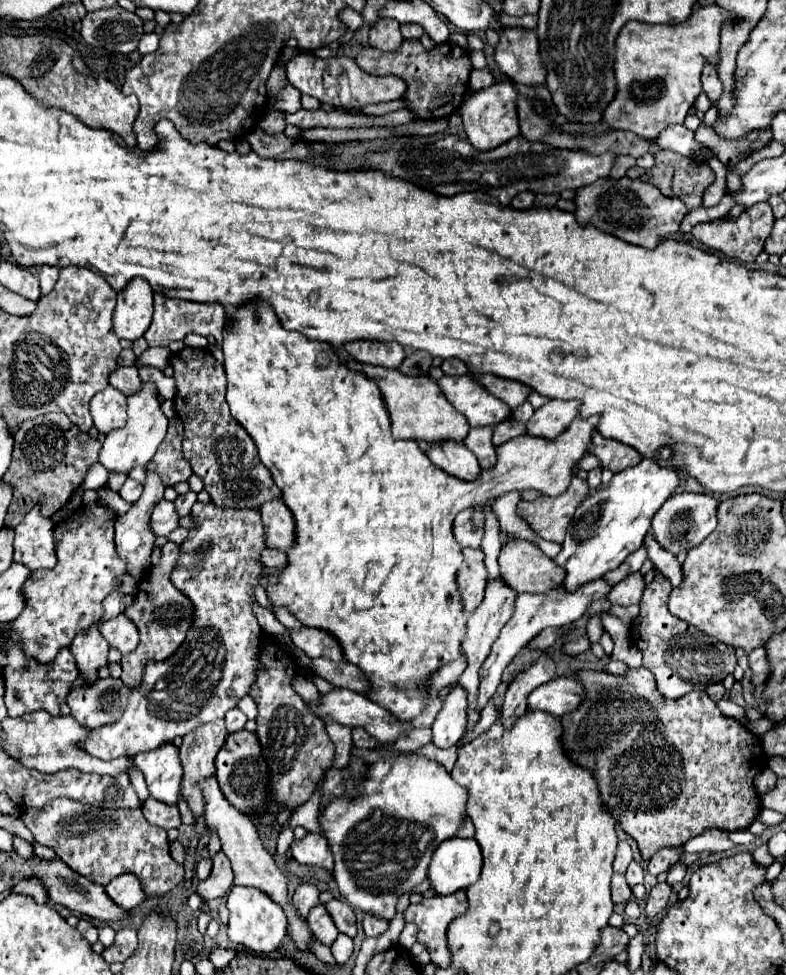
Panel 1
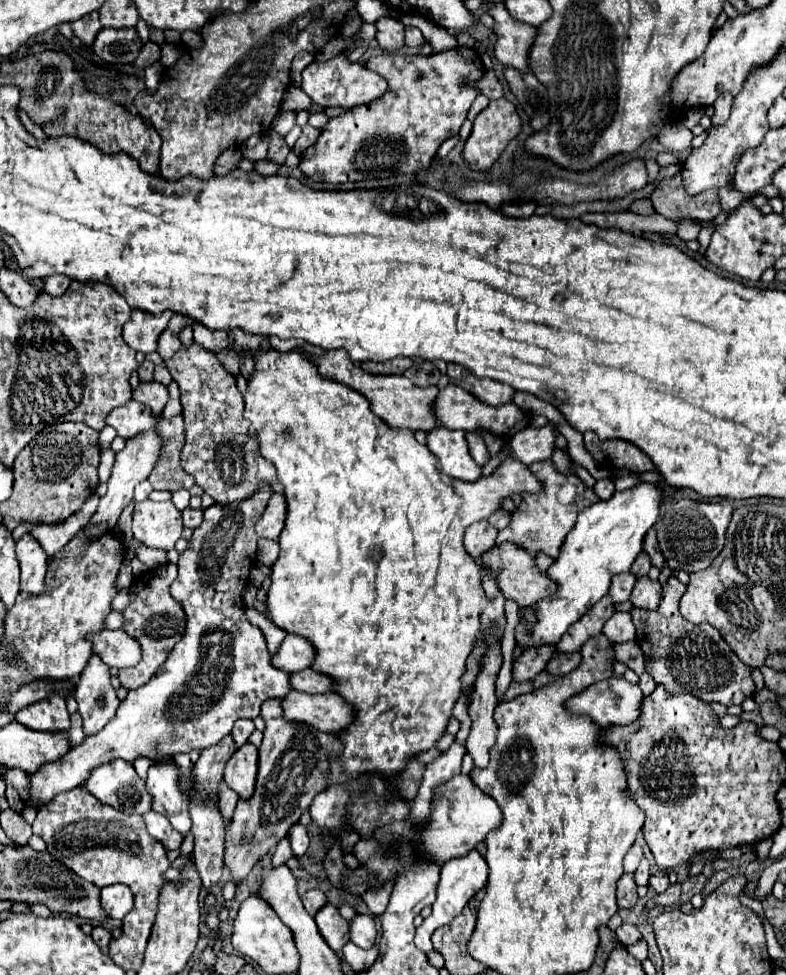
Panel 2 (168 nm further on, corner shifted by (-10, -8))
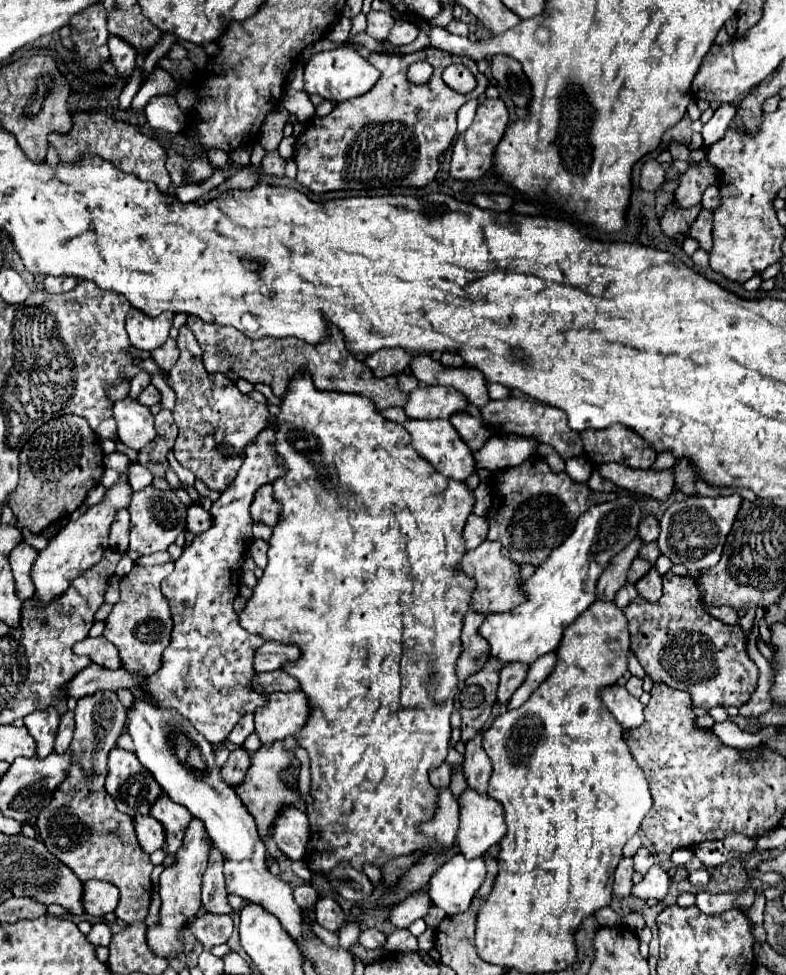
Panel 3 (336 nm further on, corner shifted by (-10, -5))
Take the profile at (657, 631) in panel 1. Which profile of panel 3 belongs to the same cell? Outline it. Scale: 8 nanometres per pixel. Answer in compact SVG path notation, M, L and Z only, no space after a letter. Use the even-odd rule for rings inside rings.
M664 574L664 594L658 602L634 598L622 608L630 624L630 650L652 678L676 690L690 692L692 706L710 710L714 706L744 706L758 684L758 666L746 654L746 634L742 626L724 624L712 618L700 600L700 592L690 576Z

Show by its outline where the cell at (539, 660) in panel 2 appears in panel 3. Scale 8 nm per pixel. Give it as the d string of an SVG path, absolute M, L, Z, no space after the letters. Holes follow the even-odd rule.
M506 664L502 670L500 670L500 684L498 684L498 692L496 692L496 702L498 704L506 704L512 694L516 692L516 688L524 682L528 674L528 668L526 664Z

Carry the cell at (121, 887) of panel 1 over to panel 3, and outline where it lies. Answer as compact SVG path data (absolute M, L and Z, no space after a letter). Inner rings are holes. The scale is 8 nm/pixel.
M100 880L84 882L82 906L86 914L104 916L108 912L114 912L118 906L118 900L120 900L120 892L114 884L100 882Z

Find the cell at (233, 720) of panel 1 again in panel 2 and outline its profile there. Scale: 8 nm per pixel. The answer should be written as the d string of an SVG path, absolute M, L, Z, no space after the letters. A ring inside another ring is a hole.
M238 719L238 723L234 723L234 729L232 729L232 737L234 737L236 747L242 747L248 741L248 737L252 735L252 731L254 731L252 719Z

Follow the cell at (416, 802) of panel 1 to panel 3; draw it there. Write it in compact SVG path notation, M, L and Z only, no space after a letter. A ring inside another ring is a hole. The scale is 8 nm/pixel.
M466 788L460 796L458 846L466 858L480 858L506 836L502 804Z

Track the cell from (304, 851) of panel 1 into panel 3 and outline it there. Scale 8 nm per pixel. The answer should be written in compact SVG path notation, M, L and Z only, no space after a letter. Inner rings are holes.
M284 808L274 822L272 838L288 860L302 860L308 844L308 818L298 808Z

